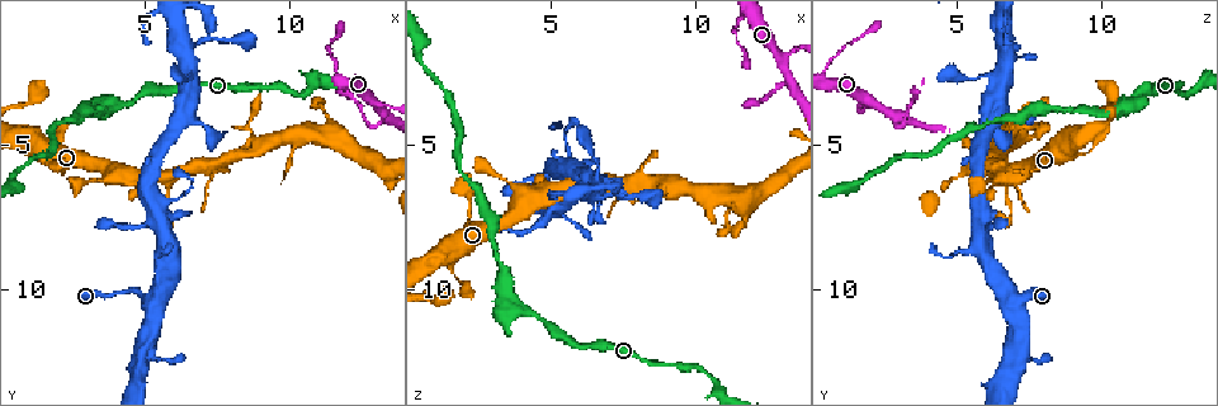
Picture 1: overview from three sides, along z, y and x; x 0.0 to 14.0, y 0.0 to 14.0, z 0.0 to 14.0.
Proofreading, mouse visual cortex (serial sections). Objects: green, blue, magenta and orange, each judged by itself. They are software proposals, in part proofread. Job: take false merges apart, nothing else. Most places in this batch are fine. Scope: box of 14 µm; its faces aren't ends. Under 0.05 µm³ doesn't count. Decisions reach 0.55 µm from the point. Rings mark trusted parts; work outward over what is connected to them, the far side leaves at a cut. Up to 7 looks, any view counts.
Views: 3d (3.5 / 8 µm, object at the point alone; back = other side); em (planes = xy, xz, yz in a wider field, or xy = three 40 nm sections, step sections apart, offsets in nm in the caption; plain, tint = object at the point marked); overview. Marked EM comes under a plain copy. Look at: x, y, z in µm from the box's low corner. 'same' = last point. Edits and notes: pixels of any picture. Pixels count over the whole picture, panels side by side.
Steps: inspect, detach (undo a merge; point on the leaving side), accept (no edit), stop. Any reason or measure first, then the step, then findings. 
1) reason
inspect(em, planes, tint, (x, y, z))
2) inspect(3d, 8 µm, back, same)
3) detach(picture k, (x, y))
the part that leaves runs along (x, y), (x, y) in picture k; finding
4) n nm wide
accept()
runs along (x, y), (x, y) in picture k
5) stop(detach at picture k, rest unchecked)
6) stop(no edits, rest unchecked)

inspect(3d, 8 µm, (1.4, 5.2, 9.0))

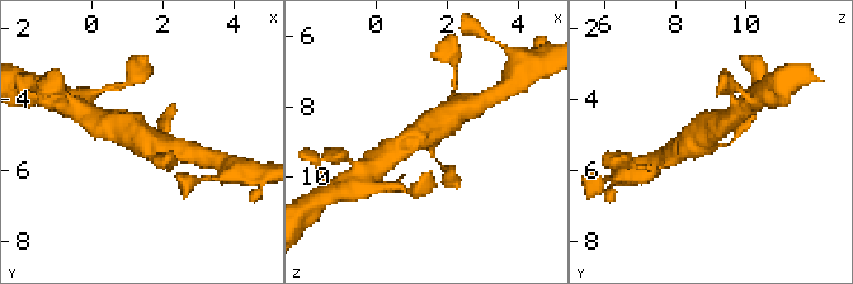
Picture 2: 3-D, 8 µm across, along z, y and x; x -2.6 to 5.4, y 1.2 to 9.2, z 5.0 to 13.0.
inspect(3d, 3.5 µm, back, (1.5, 5.3, 9.0))

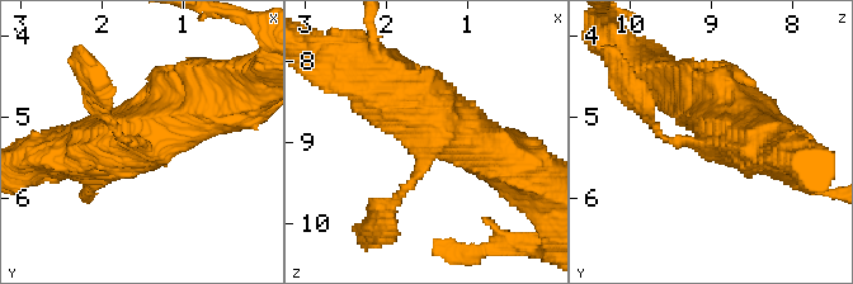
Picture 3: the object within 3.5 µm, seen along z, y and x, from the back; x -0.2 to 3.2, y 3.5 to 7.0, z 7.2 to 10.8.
shape alone is not enough
inspect(em, xy, step 3, tint, (1.45, 5.30, 8.95))

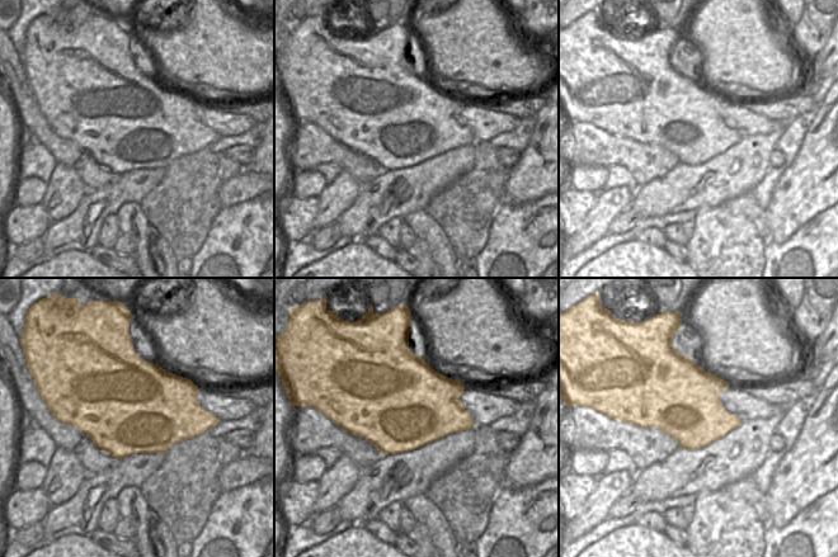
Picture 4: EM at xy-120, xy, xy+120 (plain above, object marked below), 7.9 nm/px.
accept()
runs along (363, 69), (507, 156) in picture 3; continuous, no second cell

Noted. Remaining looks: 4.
sharp bend
inspect(3d, 3.5 µm, (11.8, 4.6, 7.3))

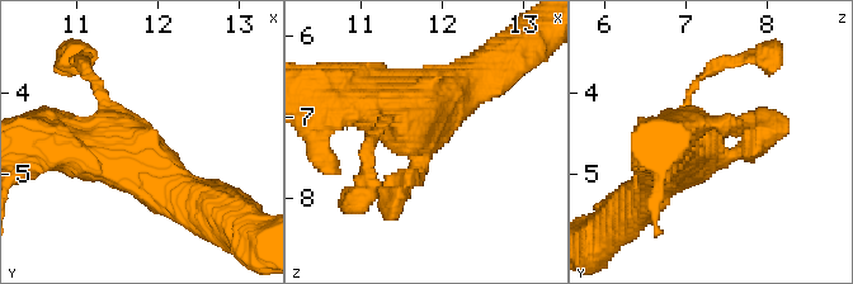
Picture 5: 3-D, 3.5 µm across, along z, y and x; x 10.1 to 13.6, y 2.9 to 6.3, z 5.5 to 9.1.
need the tissue
inspect(em, xy, step 1, tint, (11.65, 4.65, 7.30))

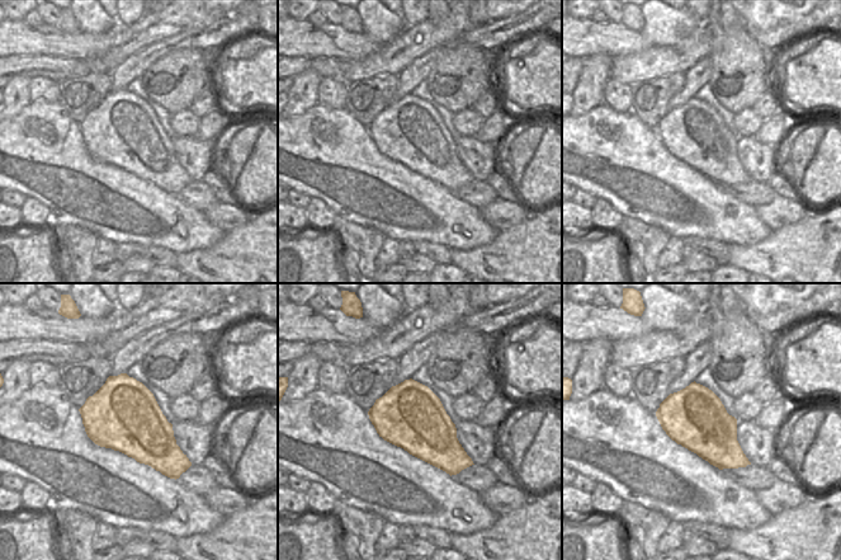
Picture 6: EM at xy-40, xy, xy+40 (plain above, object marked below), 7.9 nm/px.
accept()
runs along (51, 145), (132, 152), (194, 199) in picture 5; one cell here

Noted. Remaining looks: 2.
abrupt turn
inspect(em, xy, step 2, tint, (3.8, 3.6, 10.7))

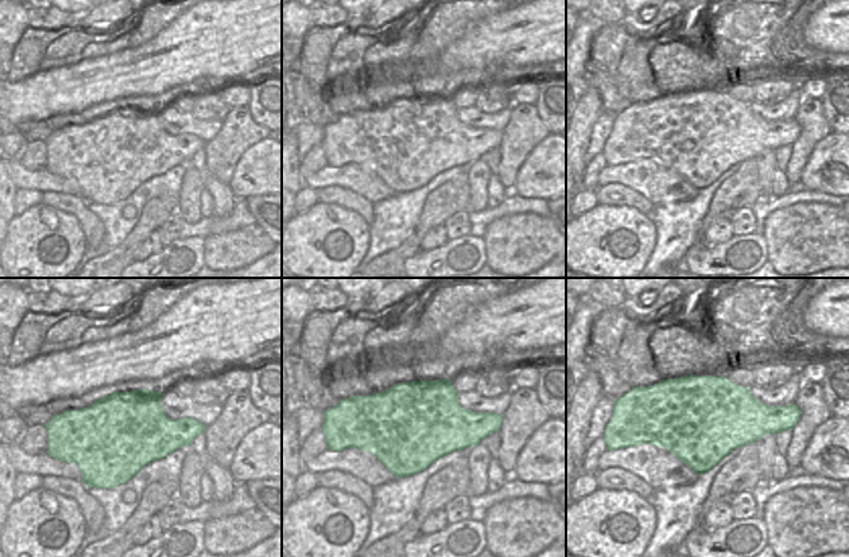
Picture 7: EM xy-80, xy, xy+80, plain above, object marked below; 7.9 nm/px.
inspect(3d, 3.5 µm, same)

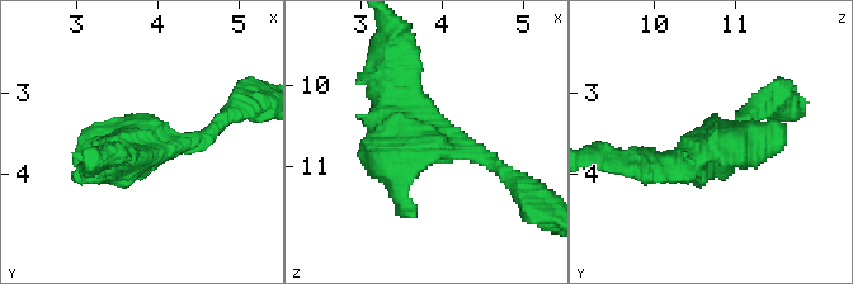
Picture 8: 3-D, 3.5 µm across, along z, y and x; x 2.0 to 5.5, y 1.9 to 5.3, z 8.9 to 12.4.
700 nm wide
accept()
runs along (502, 171), (392, 80) in picture 8; all the same cell

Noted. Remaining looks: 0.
stop(no edits, rest unchecked)

